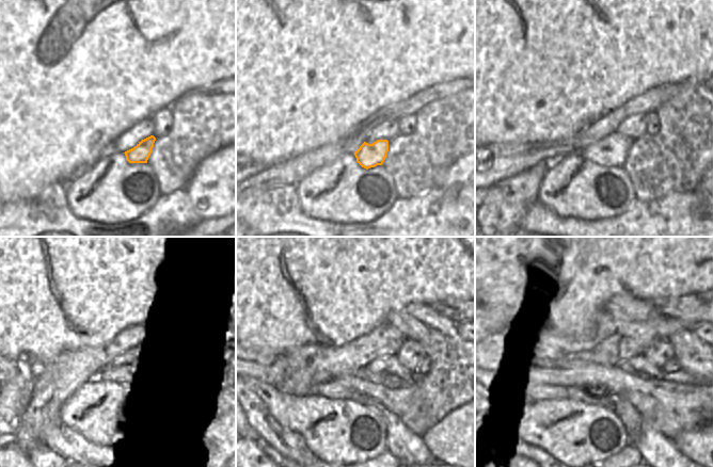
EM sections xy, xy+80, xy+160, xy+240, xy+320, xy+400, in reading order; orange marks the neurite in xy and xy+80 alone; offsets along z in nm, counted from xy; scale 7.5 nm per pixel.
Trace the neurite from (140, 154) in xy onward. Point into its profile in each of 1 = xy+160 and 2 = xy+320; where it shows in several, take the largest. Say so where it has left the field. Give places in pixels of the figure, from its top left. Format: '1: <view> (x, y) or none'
1: xy+160 (611, 151)
2: xy+320 (332, 389)

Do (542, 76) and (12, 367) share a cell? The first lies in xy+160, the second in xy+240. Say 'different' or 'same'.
different

